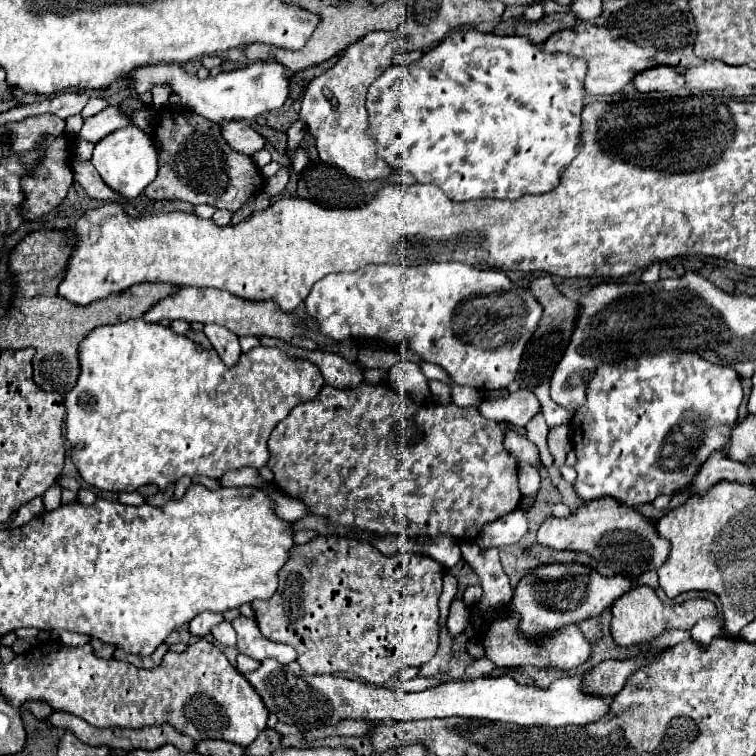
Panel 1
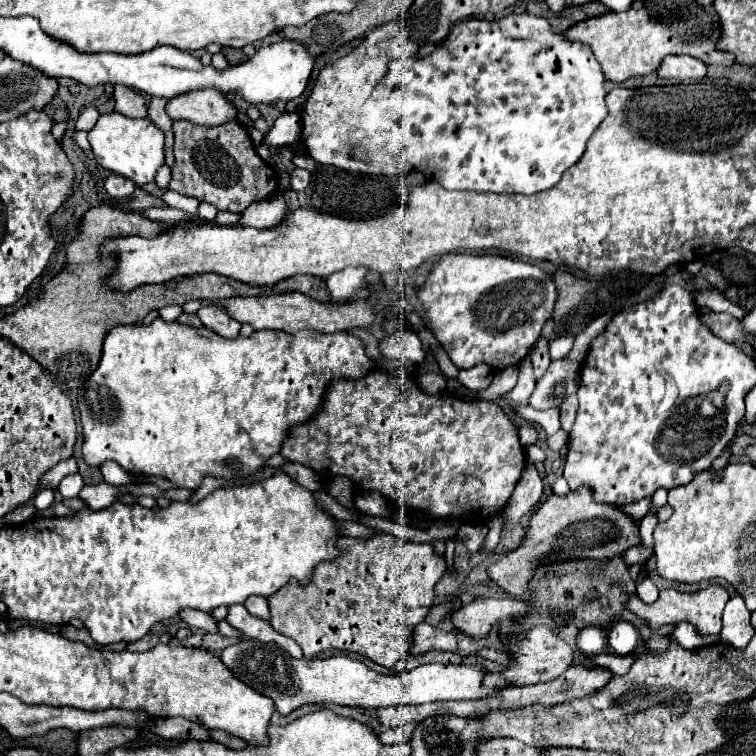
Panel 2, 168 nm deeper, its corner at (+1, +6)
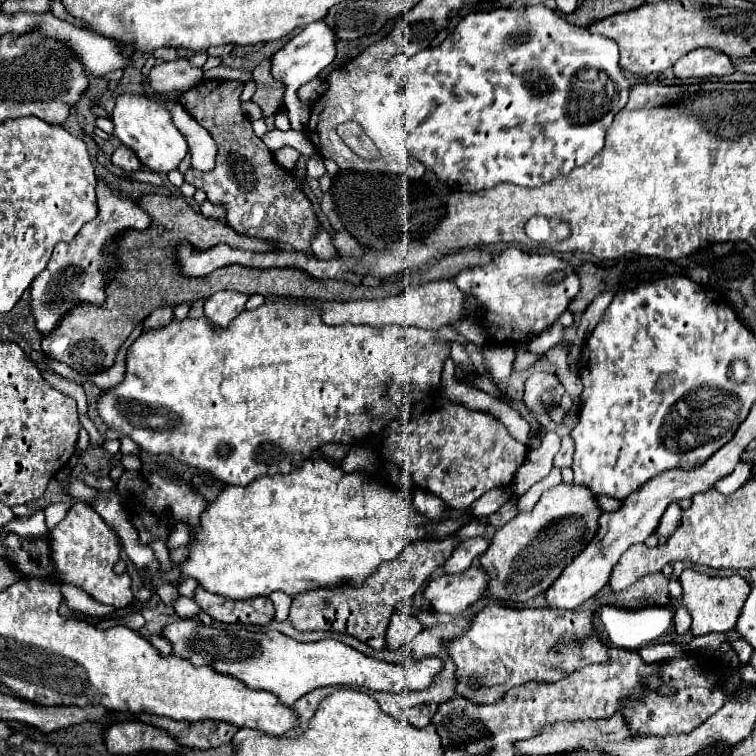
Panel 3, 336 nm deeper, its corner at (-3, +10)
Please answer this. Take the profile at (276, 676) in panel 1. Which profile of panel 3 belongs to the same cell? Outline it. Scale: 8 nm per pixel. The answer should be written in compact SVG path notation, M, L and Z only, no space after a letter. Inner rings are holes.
M177 619L163 627L161 635L171 643L171 655L183 657L193 665L209 665L217 673L231 675L251 689L267 689L279 695L285 705L293 705L305 693L325 685L365 687L371 691L401 693L407 689L427 689L441 671L437 657L409 665L377 661L361 651L337 641L321 639L303 643L279 631L249 631L245 625L203 625L197 619Z

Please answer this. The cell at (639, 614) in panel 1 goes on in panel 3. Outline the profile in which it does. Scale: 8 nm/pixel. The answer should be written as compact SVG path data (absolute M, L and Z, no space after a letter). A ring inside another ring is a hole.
M685 569L681 573L681 587L683 587L683 605L689 609L693 617L691 633L695 637L711 631L731 631L735 627L735 621L739 619L743 601L747 599L747 593L751 589L751 585L741 575L709 577L695 569Z

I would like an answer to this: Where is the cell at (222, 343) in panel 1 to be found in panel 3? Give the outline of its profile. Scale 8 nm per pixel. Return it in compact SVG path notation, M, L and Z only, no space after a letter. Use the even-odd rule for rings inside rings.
M219 291L211 295L205 303L205 317L211 319L219 327L227 327L247 303L247 295L235 291Z

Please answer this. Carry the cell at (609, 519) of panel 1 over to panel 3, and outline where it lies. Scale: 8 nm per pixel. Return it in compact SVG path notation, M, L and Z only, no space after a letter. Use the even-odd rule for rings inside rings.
M561 483L545 491L529 513L521 513L497 529L493 545L479 557L479 563L489 577L487 597L507 603L525 603L547 591L561 571L595 537L599 515L601 509L587 487Z

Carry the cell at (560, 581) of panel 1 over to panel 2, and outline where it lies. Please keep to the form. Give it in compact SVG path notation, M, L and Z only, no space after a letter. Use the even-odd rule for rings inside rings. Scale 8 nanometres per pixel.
M641 545L641 547L629 549L629 551L623 555L623 561L625 561L627 567L631 567L631 565L635 565L635 563L643 563L643 561L649 559L649 557L651 557L651 551Z

